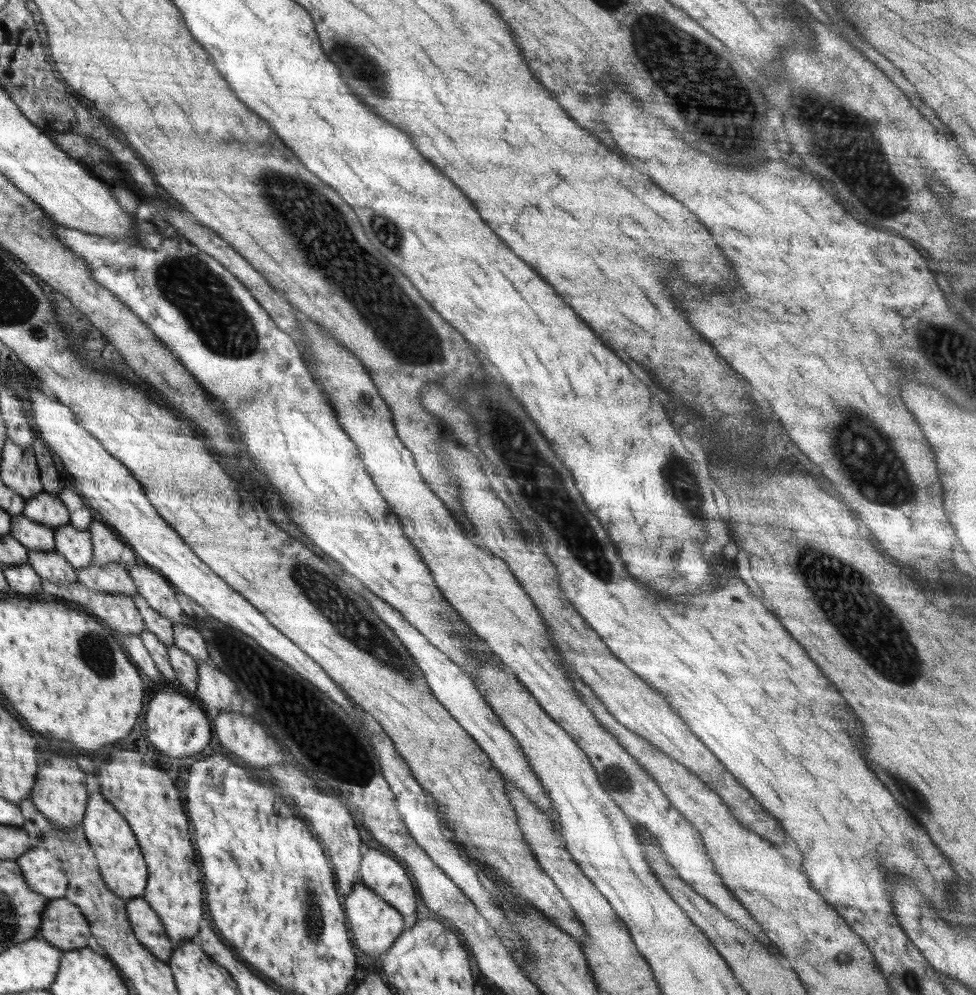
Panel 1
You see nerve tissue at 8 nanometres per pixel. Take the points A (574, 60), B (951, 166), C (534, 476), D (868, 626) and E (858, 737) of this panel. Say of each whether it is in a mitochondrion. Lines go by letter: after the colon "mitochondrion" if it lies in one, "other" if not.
A: other
B: other
C: mitochondrion
D: mitochondrion
E: other

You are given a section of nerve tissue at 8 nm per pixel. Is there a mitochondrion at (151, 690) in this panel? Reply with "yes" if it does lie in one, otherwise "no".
no

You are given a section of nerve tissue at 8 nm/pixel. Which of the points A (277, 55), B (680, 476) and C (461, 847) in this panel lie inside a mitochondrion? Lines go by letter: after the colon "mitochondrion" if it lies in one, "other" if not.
A: other
B: mitochondrion
C: other

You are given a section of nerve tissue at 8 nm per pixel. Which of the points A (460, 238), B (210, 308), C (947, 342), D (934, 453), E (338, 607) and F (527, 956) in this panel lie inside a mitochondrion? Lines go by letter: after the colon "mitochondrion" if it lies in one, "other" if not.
A: other
B: mitochondrion
C: mitochondrion
D: other
E: mitochondrion
F: other

